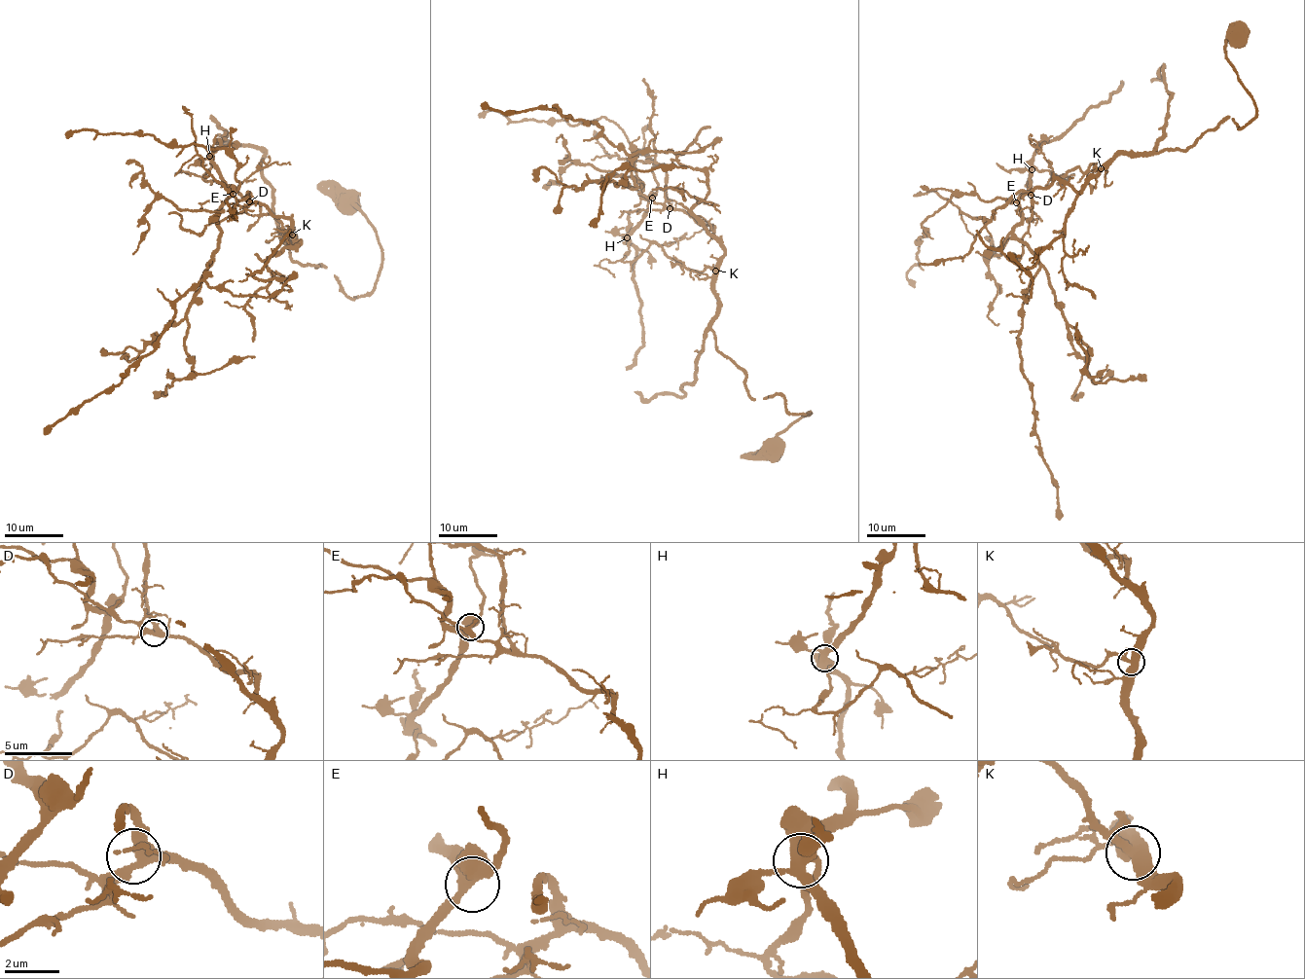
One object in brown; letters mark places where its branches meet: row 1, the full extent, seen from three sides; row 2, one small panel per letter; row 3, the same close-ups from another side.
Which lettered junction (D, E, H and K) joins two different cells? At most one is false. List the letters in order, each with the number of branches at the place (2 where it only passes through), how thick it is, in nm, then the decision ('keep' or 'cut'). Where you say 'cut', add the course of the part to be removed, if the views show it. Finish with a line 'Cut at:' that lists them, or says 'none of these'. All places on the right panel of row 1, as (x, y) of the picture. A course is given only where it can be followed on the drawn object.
D: 4 branches meet; 360 nm thick; keep
E: 4 branches meet; 400 nm thick; keep
H: 5 branches meet; 440 nm thick; keep
K: 4 branches meet; 400 nm thick; keep
Cut at: none of these

